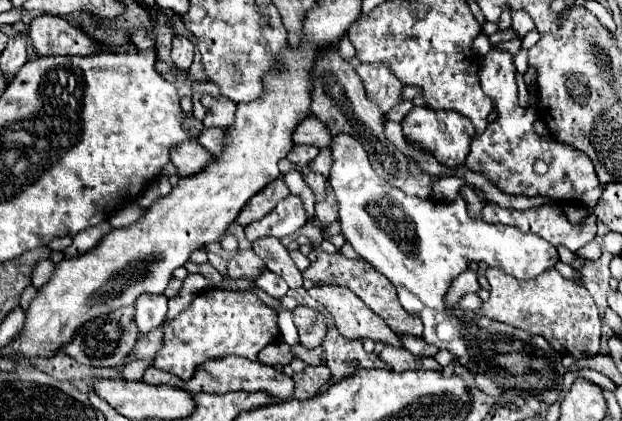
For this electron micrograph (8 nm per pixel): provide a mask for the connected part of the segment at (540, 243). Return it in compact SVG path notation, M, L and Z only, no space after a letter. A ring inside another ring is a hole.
M332 134L330 142L332 170L330 186L338 198L342 236L352 244L358 256L370 262L398 290L398 300L410 314L418 314L424 324L422 338L452 352L476 376L476 384L486 394L522 388L534 398L548 404L558 400L566 368L556 352L542 336L530 336L508 324L490 320L478 312L482 300L466 294L454 310L446 310L444 294L450 282L474 260L484 260L492 268L500 268L518 280L530 280L558 262L556 248L536 234L522 234L516 226L488 224L474 220L466 212L466 202L458 196L454 202L434 202L408 196L380 178L368 162L368 154L360 142L348 134ZM478 360L492 360L492 368L478 368Z

